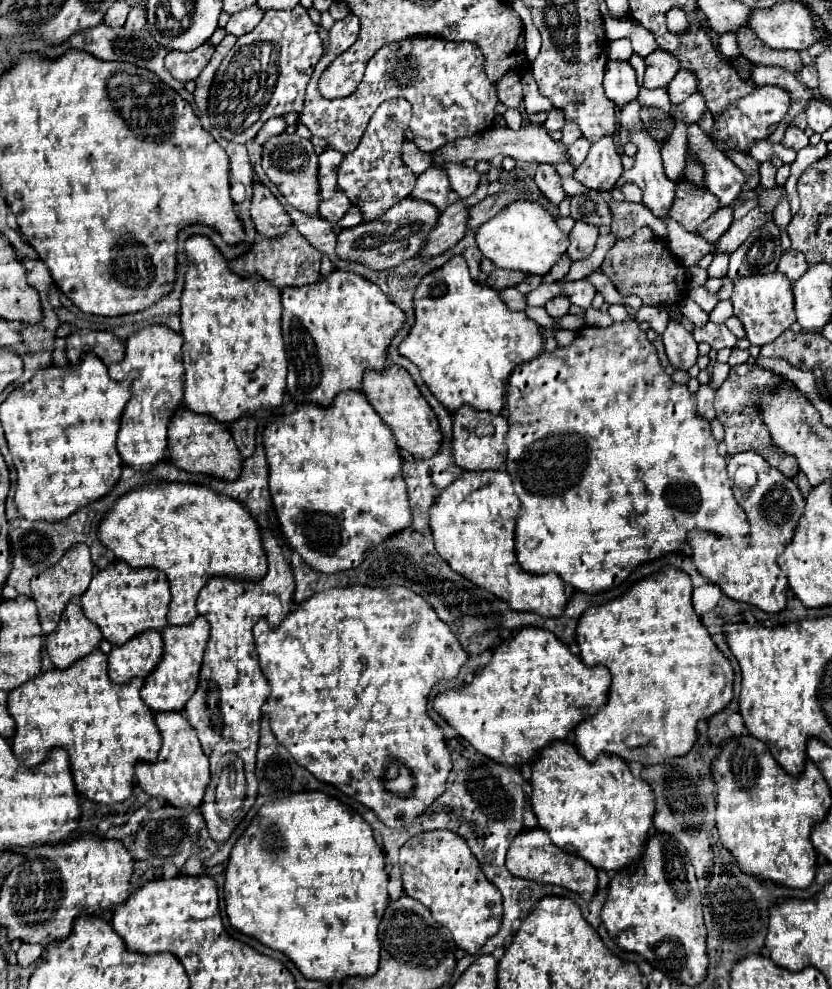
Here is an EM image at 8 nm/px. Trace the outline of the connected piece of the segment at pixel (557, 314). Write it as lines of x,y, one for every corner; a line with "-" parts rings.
553,298
545,304
545,310
549,312
551,318
563,318
569,312
569,306
571,302
567,302
565,298

